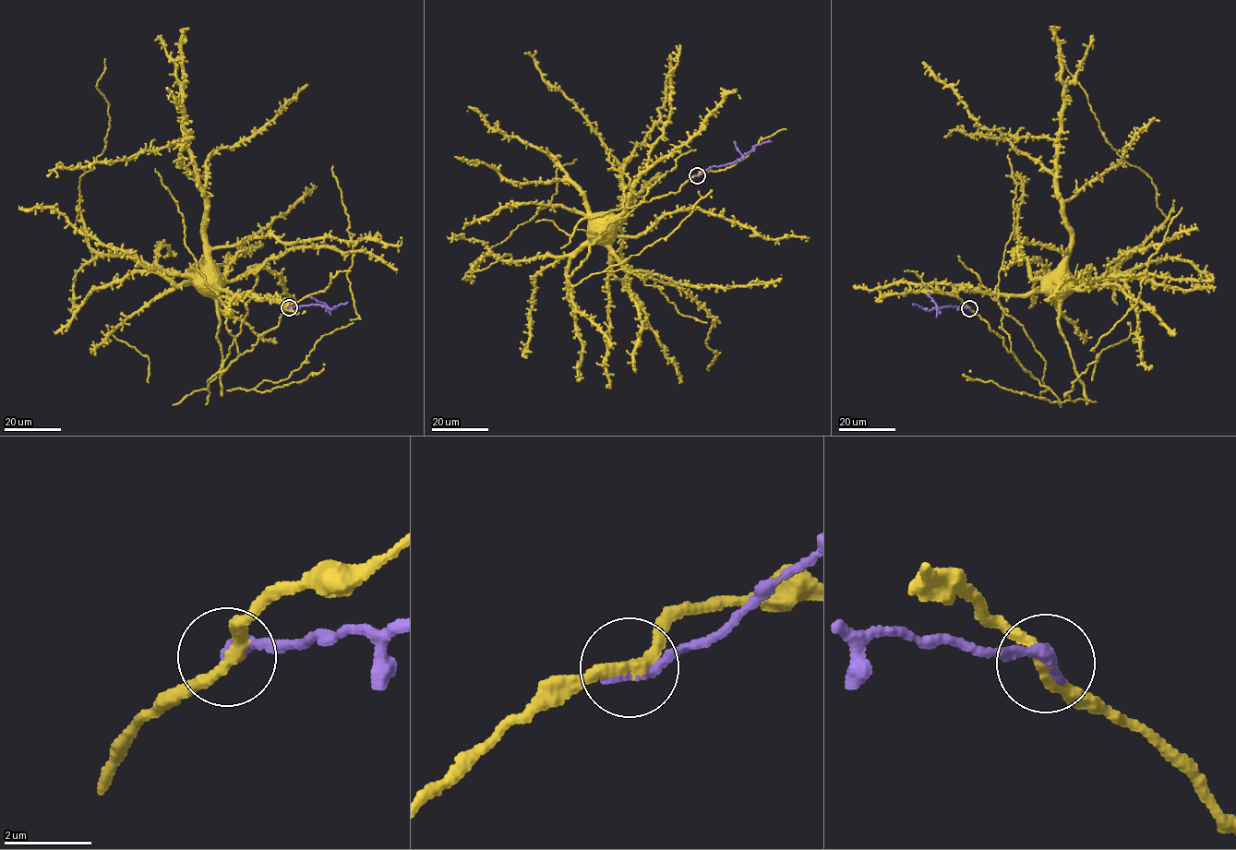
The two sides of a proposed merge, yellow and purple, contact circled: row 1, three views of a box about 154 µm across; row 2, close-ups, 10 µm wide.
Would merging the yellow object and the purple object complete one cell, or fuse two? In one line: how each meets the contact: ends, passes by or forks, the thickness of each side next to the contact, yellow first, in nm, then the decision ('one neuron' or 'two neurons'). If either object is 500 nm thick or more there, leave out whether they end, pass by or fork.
yellow passes by; purple ends there; 260 nm thick on the yellow side, 360 nm on the other; two neurons

